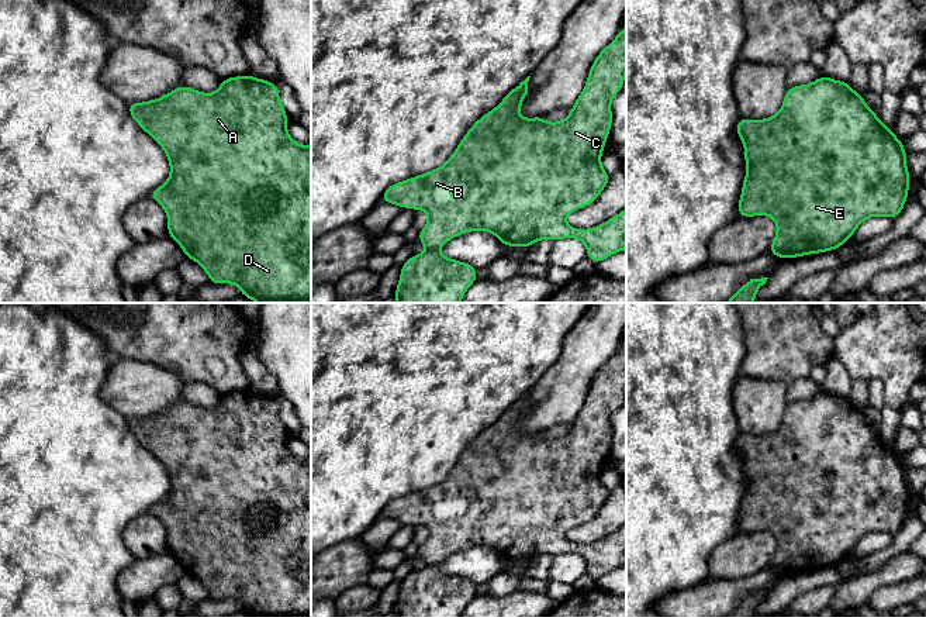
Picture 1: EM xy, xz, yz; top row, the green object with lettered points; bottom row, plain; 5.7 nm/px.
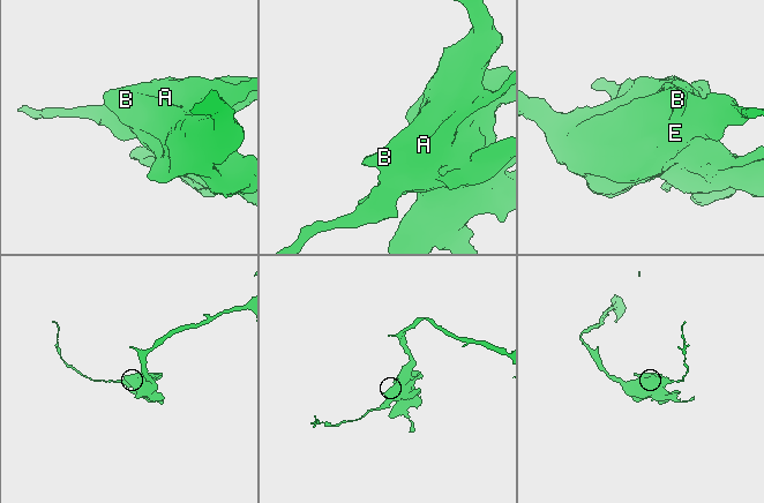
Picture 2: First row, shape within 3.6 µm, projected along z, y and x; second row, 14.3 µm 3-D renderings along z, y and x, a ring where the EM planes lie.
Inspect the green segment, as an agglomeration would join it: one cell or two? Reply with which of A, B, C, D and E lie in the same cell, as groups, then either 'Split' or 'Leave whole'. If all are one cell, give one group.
Groups: A B C D E. Leave whole

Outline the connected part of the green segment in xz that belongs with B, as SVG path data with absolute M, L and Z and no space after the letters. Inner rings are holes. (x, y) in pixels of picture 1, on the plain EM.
M626 342L594 375L585 401L571 421L570 430L557 438L546 438L545 431L522 434L518 428L528 410L528 392L514 403L501 418L480 432L462 454L450 473L438 485L415 493L397 497L386 504L383 518L397 520L402 524L424 525L429 535L419 547L421 556L428 566L411 573L401 582L395 604L395 617L462 617L467 604L477 596L477 583L470 579L450 575L438 568L449 555L466 548L483 545L494 549L504 562L529 563L540 555L559 556L574 554L584 558L587 573L595 580L611 571L626 565L626 524L598 542L578 545L564 538L566 532L594 518L611 492L601 480L601 469L612 444L611 416L623 403L626 389ZM462 501L464 509L457 514L449 511L450 503Z

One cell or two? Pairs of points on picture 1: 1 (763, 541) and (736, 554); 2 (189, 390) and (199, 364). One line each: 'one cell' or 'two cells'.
1: one cell
2: two cells

